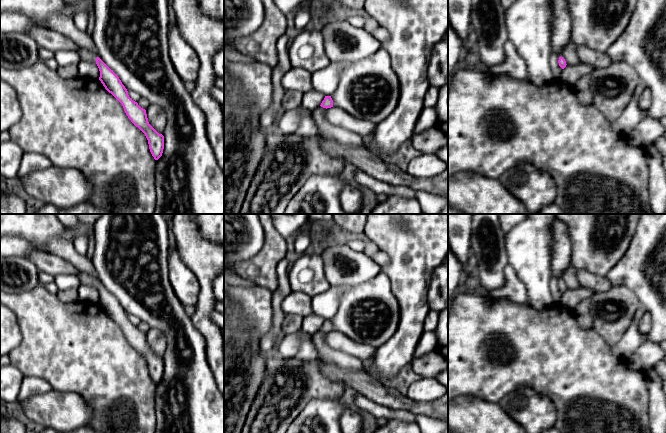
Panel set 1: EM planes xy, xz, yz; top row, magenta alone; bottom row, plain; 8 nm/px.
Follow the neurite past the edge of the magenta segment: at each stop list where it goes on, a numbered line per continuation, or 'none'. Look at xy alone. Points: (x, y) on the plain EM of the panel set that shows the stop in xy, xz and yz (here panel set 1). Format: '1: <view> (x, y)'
none

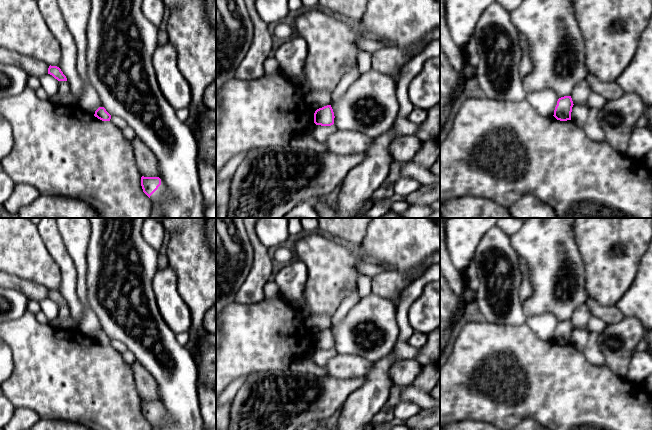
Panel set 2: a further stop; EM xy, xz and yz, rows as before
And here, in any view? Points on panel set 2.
1: xy (161, 418)

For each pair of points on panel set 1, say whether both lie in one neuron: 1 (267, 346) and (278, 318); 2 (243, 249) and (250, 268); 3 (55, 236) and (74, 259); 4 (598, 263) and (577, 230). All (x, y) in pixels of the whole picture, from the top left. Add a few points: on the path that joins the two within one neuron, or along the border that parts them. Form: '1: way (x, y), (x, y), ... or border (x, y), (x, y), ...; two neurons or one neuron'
1: way (269, 339), (277, 325); one neuron
2: border (263, 241), (254, 255), (234, 266); two neurons
3: way (58, 242), (69, 253); one neuron
4: way (596, 255), (585, 238); one neuron

